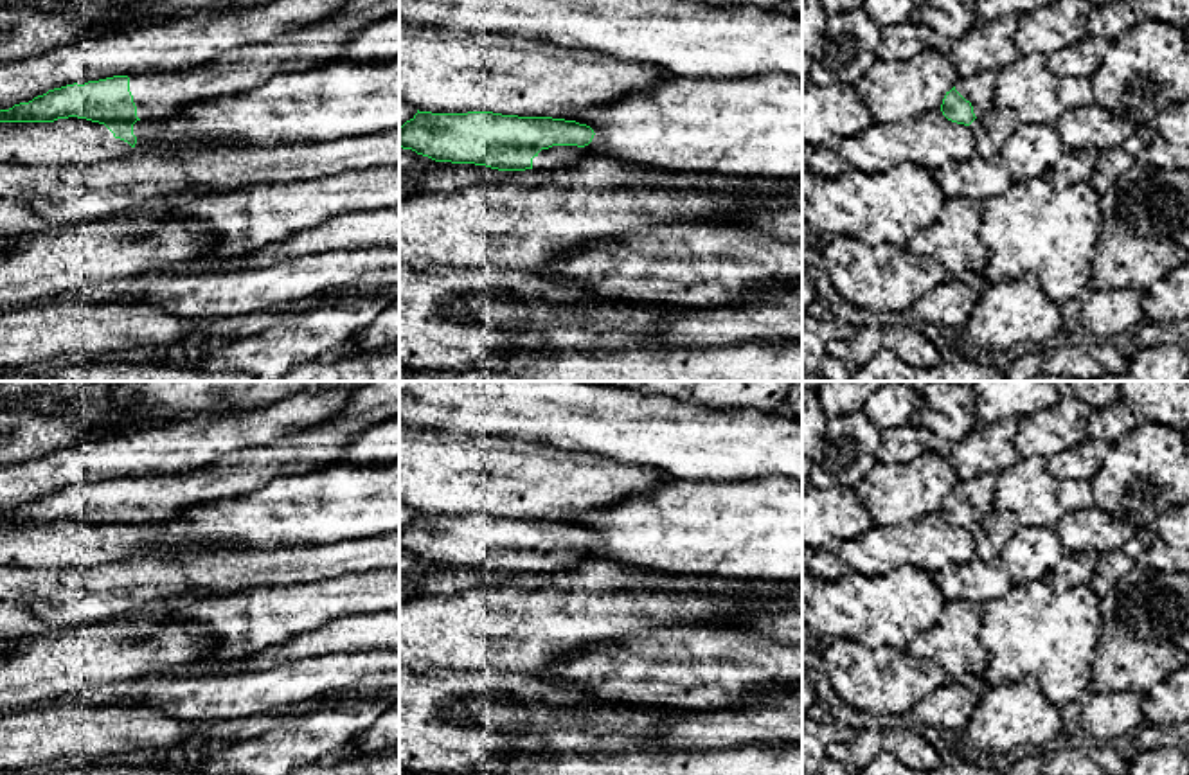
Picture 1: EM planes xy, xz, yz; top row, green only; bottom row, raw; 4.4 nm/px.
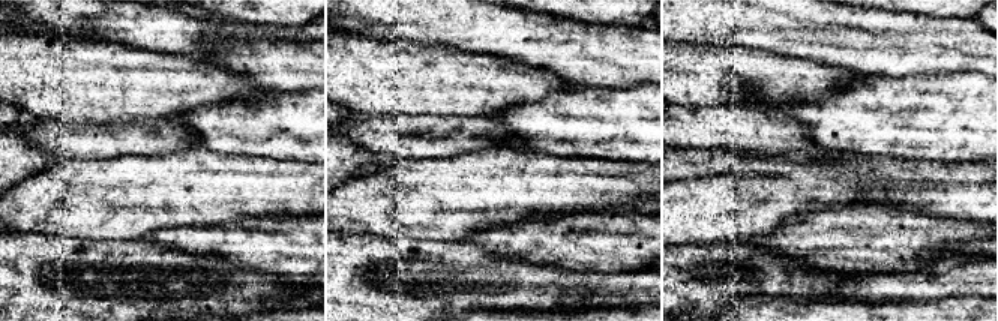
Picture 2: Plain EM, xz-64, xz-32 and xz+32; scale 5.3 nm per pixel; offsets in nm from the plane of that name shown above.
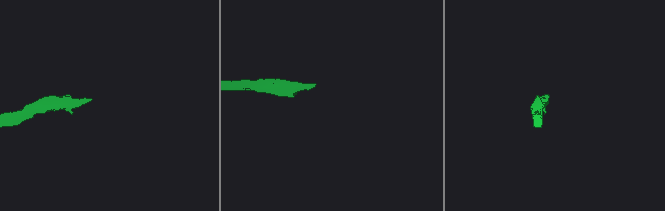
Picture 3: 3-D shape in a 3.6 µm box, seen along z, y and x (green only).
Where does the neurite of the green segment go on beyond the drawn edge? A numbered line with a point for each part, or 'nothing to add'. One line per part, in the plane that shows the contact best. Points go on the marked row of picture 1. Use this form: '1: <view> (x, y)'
1: xz (554, 157)

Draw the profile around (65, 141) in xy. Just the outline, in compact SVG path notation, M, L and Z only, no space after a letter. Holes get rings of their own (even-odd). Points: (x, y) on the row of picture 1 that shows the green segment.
M68 117L54 122L0 122L0 162L2 164L36 164L36 165L63 165L63 164L97 164L101 160L122 155L173 155L174 149L205 149L209 144L218 146L221 140L212 137L200 137L192 131L173 135L167 128L160 128L153 119L140 119L133 124L137 144L131 147L128 142L115 138L113 133L99 122L86 119Z

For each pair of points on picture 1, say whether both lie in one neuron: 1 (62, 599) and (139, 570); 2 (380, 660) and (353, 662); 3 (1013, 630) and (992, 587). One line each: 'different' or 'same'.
1: same
2: same
3: different

